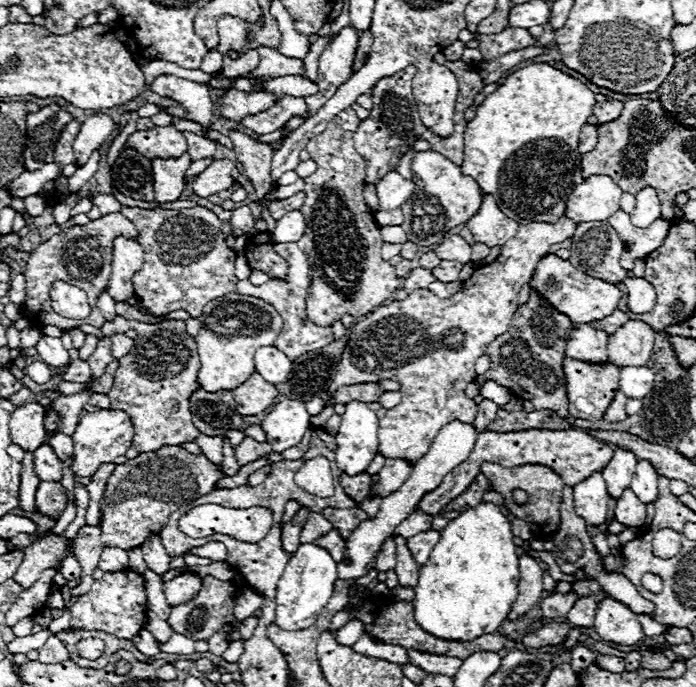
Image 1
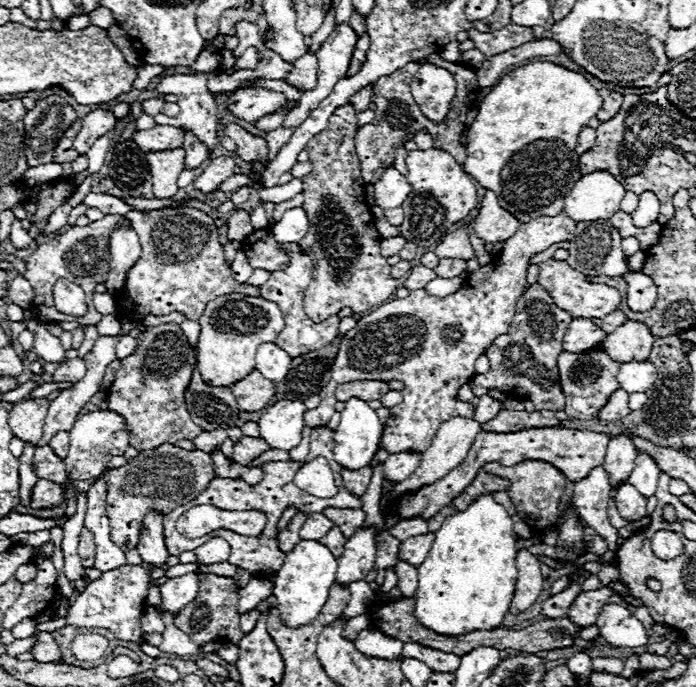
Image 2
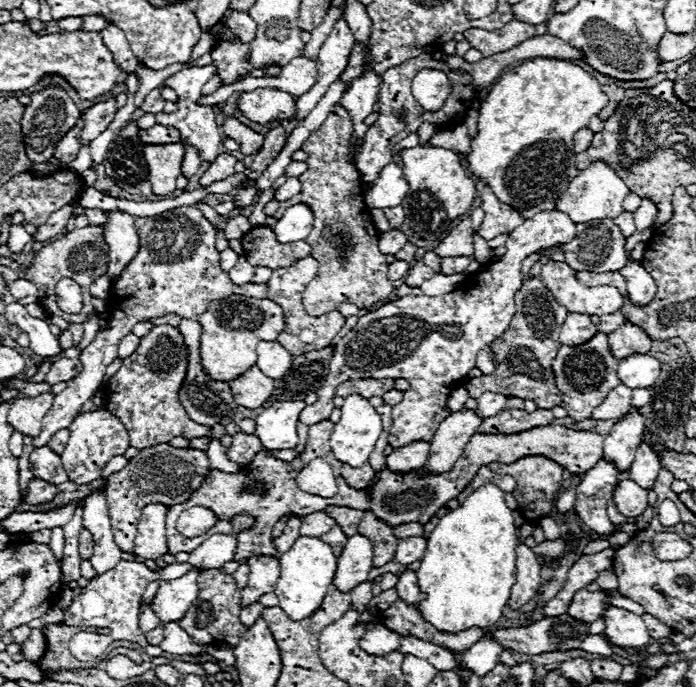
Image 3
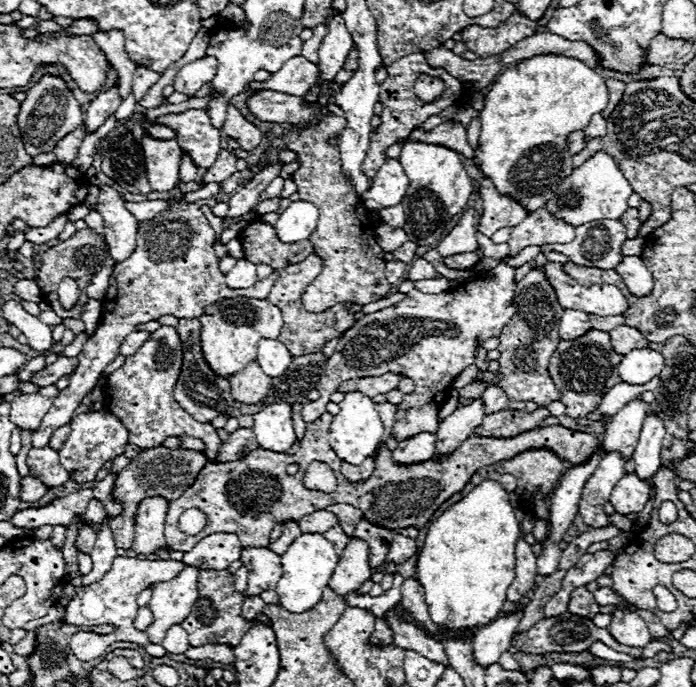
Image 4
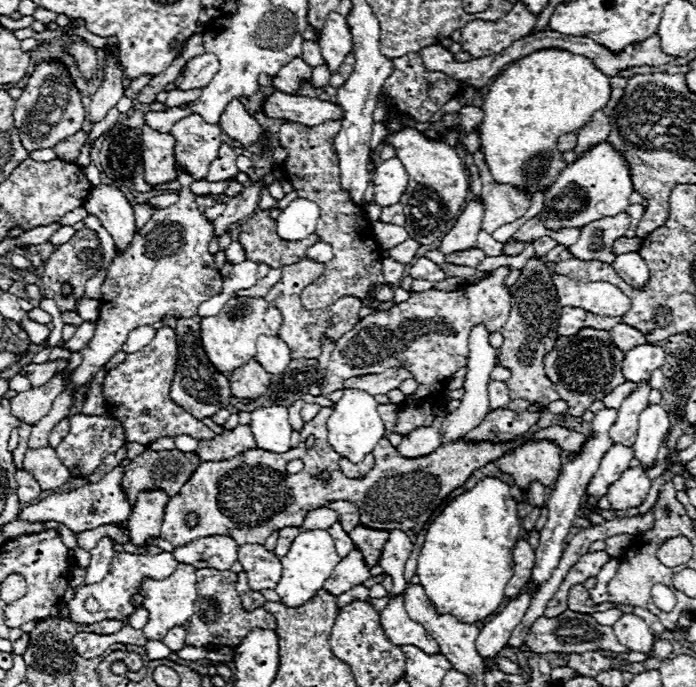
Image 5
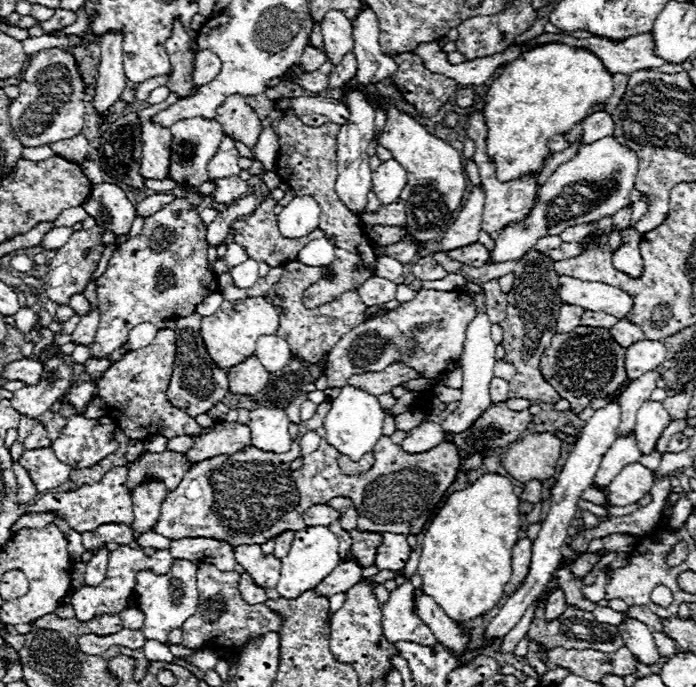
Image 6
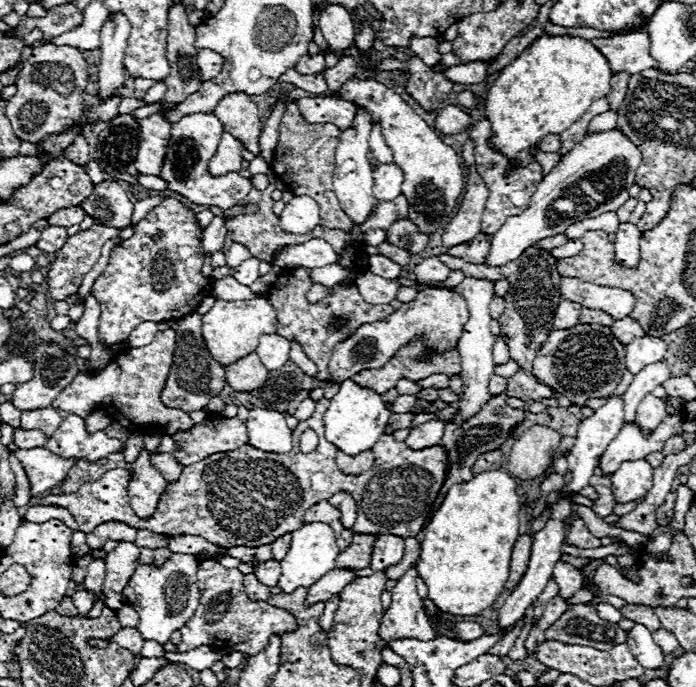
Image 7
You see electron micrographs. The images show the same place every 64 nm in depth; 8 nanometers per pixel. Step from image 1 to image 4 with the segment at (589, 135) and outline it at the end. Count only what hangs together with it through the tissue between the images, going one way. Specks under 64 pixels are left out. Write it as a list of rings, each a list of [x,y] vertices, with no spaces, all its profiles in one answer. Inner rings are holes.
[[[582,130],[580,132],[572,132],[570,138],[568,138],[568,148],[572,150],[572,154],[578,154],[586,146],[586,142],[588,142],[588,136],[584,136]]]

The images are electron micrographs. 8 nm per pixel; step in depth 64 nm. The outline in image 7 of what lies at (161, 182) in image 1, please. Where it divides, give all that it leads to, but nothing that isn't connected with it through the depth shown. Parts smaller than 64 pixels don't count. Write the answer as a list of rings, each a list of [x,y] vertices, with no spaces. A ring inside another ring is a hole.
[[[148,116],[140,120],[140,150],[136,156],[136,168],[140,174],[160,176],[168,150],[170,124],[160,116]]]

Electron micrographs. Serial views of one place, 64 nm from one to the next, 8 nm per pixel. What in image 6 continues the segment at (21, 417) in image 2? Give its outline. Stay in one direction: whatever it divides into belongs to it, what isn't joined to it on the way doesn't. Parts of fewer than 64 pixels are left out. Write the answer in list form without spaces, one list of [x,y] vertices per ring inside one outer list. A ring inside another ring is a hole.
[[[42,356],[44,378],[36,386],[26,386],[14,392],[12,408],[28,418],[40,418],[52,408],[56,400],[64,396],[72,380],[72,368],[62,356]]]

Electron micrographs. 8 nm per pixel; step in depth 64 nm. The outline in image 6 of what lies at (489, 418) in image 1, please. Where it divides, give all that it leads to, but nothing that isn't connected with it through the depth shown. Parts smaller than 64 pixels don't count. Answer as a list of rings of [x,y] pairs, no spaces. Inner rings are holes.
[[[492,378],[490,396],[492,396],[492,402],[506,402],[508,400],[508,382],[500,378]]]

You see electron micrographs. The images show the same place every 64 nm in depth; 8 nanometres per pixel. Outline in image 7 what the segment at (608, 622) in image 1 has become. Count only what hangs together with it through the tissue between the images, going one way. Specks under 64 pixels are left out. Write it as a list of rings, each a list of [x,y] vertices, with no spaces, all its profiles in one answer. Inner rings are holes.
[[[636,624],[630,632],[626,632],[626,644],[644,668],[654,670],[664,664],[664,654],[660,646],[656,646],[656,642],[652,640],[652,634],[646,626]]]

